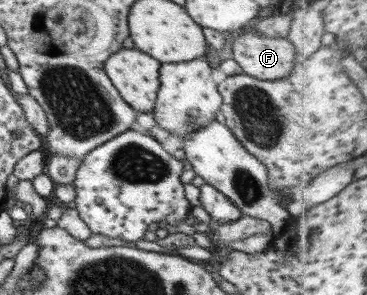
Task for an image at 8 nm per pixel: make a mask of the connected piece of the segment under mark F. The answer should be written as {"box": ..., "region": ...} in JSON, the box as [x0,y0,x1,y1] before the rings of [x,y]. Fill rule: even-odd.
{"box":[231,27,295,80],"region":[[[248,27],[234,35],[231,58],[243,74],[257,80],[285,78],[293,68],[295,49],[286,38],[261,36]]]}

